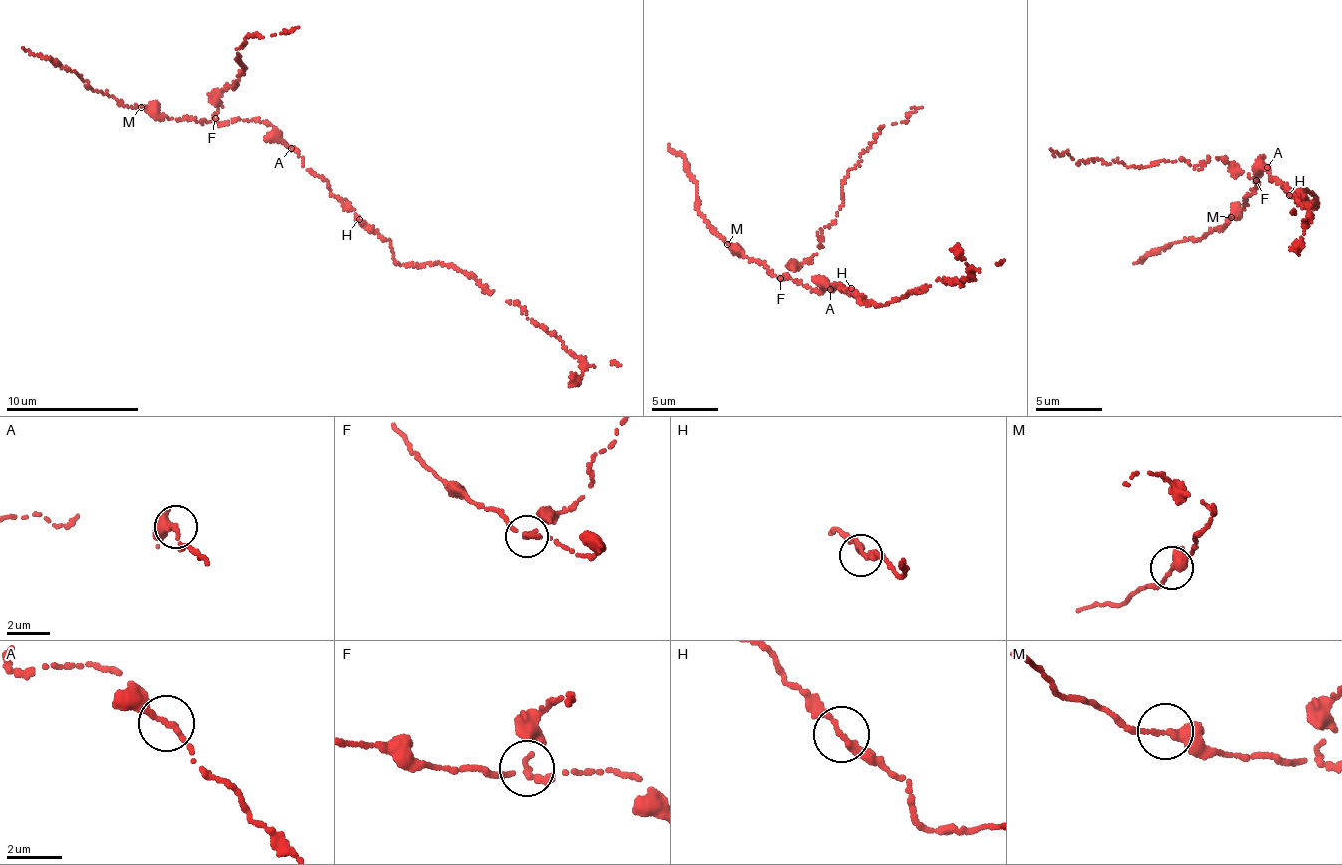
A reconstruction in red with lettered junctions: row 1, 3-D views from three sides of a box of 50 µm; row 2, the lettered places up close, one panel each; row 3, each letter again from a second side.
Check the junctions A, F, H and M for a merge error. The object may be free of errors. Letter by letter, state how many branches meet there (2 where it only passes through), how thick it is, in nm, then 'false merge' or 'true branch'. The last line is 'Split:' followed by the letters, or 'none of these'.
A: branches 2; calibre 240 nm; true branch
F: branches 2; calibre 220 nm; false merge
H: branches 2; calibre 240 nm; true branch
M: branches 2; calibre 240 nm; true branch
Split: F

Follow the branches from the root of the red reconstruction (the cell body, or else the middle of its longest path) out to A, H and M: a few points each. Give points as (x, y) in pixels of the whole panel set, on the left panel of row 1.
A: (315, 173), (303, 166), (303, 157), (291, 148)
H: (315, 173), (359, 219)
M: (315, 173), (303, 166), (303, 157), (281, 139), (281, 133), (263, 122), (181, 120), (150, 114), (141, 107)

